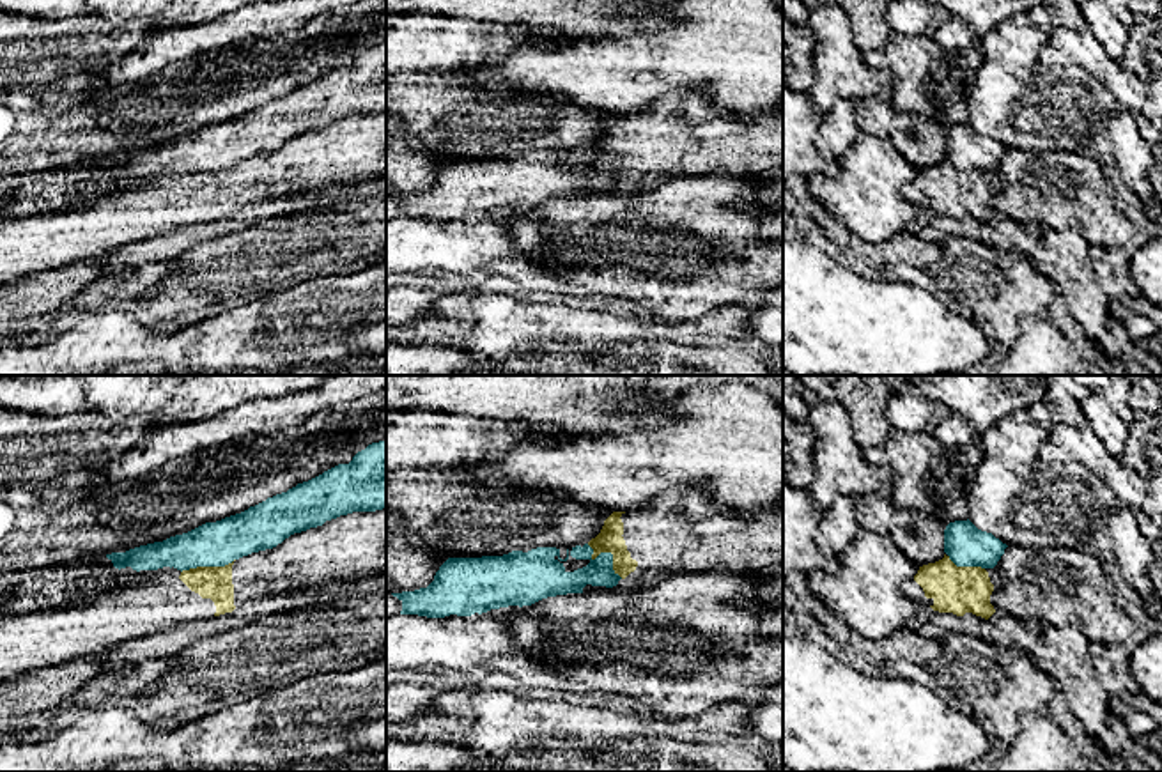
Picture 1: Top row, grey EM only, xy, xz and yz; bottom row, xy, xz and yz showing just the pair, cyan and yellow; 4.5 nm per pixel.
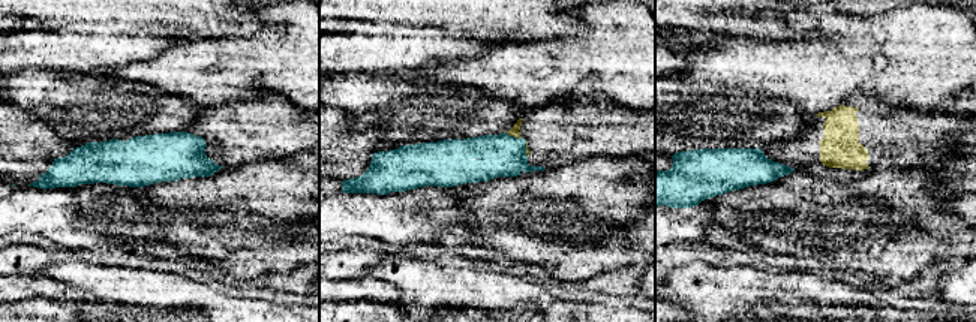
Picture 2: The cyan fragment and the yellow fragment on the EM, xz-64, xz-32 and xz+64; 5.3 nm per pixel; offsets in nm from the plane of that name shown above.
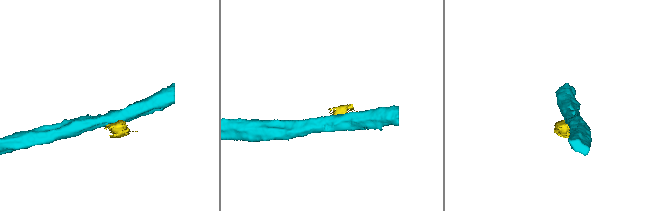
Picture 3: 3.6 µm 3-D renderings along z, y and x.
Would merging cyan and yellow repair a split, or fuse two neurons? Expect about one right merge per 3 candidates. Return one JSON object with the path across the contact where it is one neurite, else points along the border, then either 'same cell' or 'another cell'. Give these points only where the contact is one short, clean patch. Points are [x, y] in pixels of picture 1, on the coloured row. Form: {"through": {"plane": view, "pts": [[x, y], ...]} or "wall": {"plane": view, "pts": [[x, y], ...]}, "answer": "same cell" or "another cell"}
{"wall": {"plane": "xz", "pts": [[587, 544], [594, 558], [610, 553], [611, 567], [622, 578]]}, "answer": "another cell"}

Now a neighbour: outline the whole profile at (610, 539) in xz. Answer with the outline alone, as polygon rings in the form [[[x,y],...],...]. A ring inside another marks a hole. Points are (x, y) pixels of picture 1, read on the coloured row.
[[[671,489],[638,508],[613,512],[588,545],[592,560],[611,552],[615,574],[631,586],[686,572],[760,574],[783,563],[783,508],[742,512],[689,489]]]

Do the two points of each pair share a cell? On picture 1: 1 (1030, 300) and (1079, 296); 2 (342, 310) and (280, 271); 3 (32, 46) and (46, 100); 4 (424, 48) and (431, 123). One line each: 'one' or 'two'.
1: two
2: two
3: two
4: two

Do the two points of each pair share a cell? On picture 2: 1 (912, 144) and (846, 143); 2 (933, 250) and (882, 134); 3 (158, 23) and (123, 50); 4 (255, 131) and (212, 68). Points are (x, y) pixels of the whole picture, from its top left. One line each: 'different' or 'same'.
1: same
2: different
3: different
4: different

